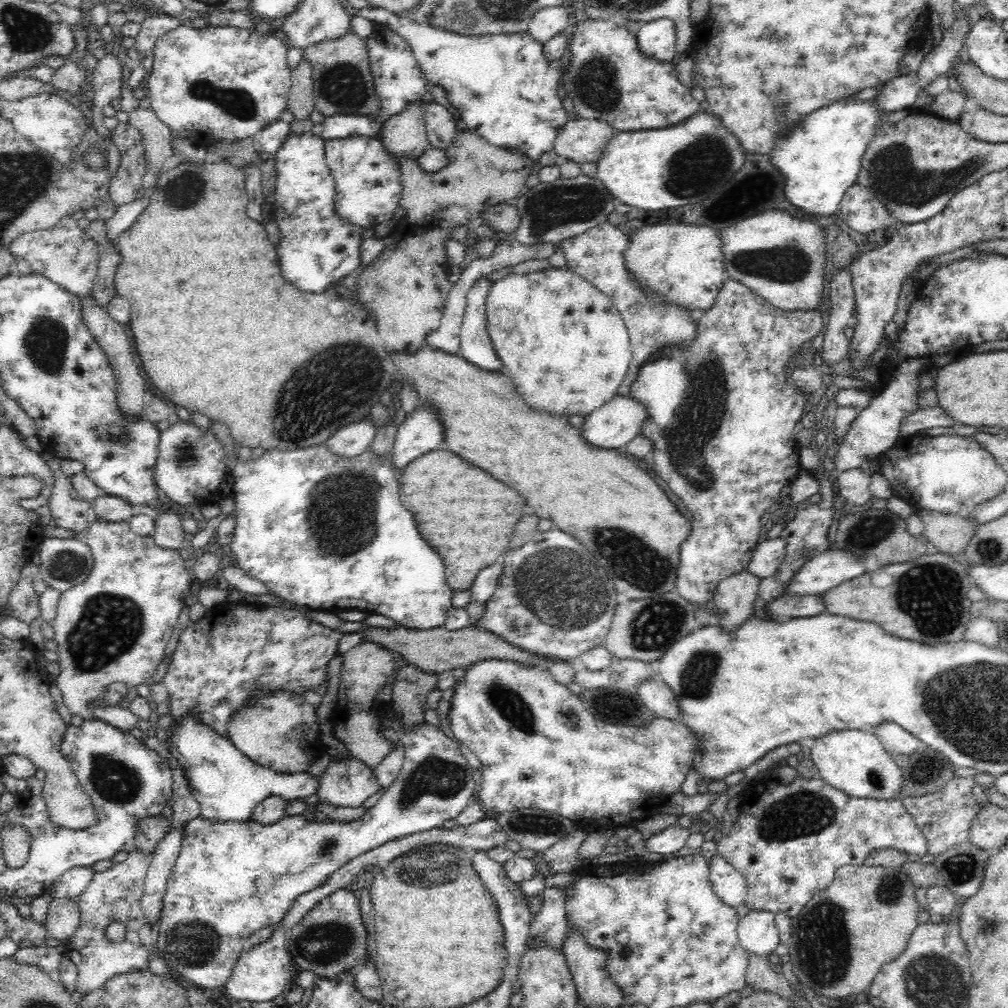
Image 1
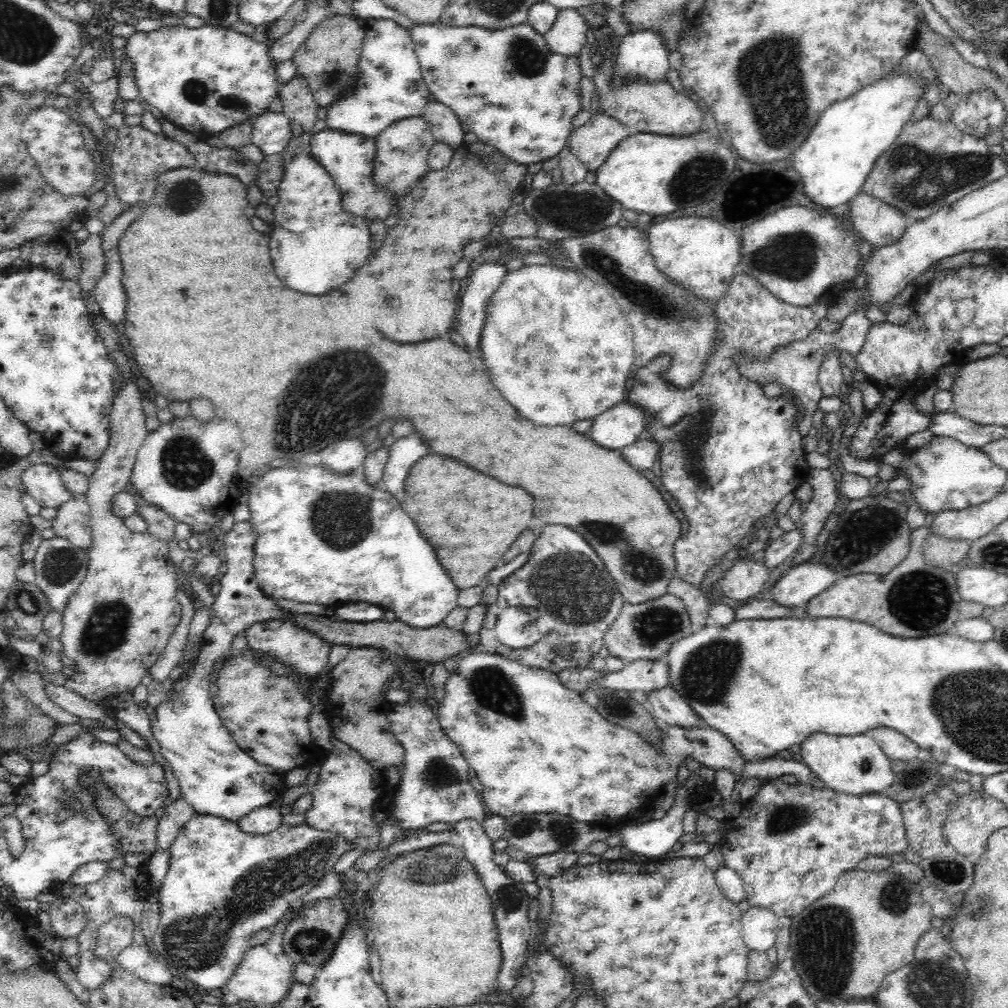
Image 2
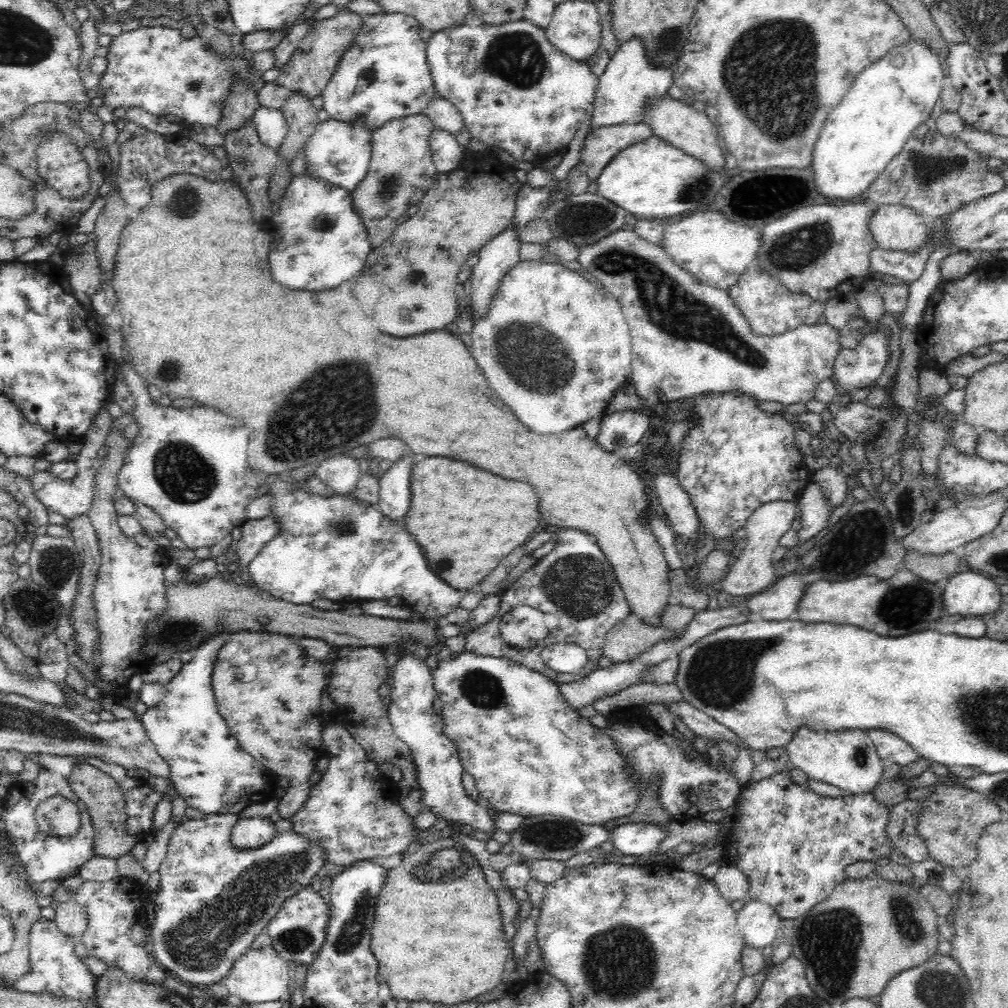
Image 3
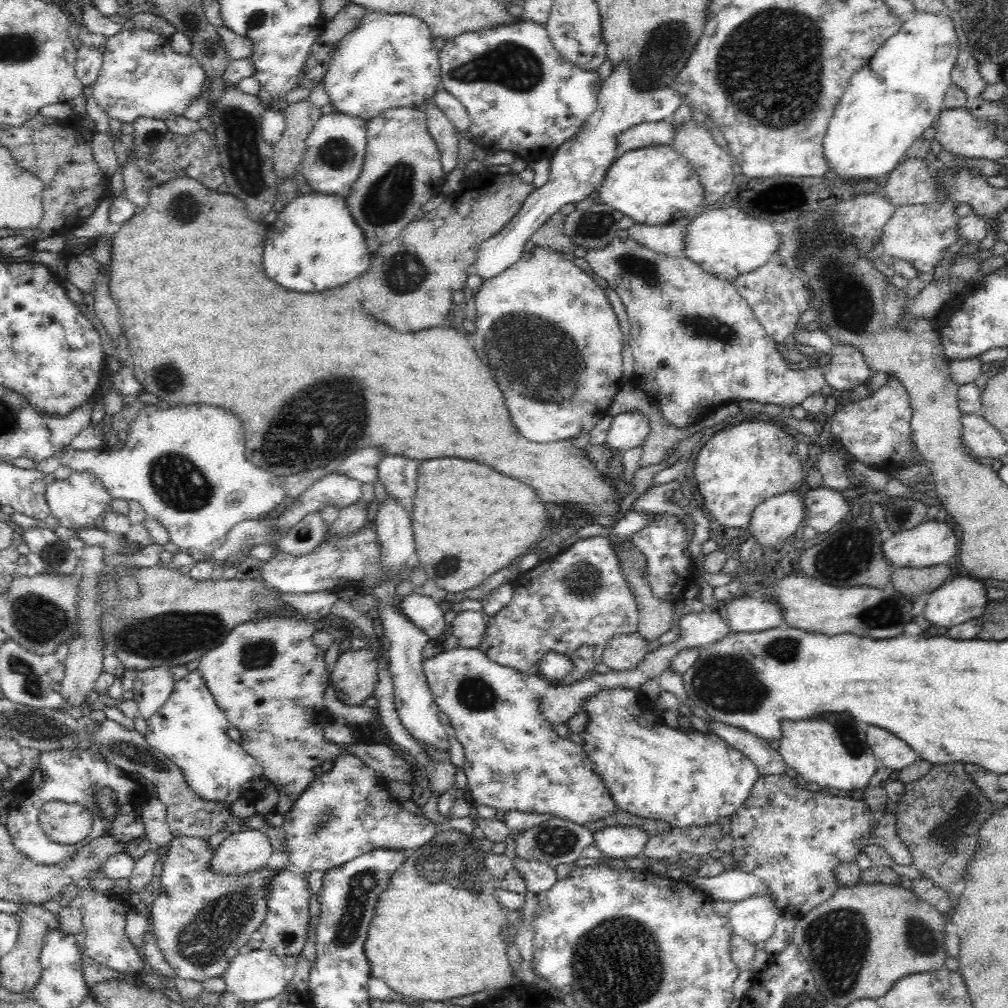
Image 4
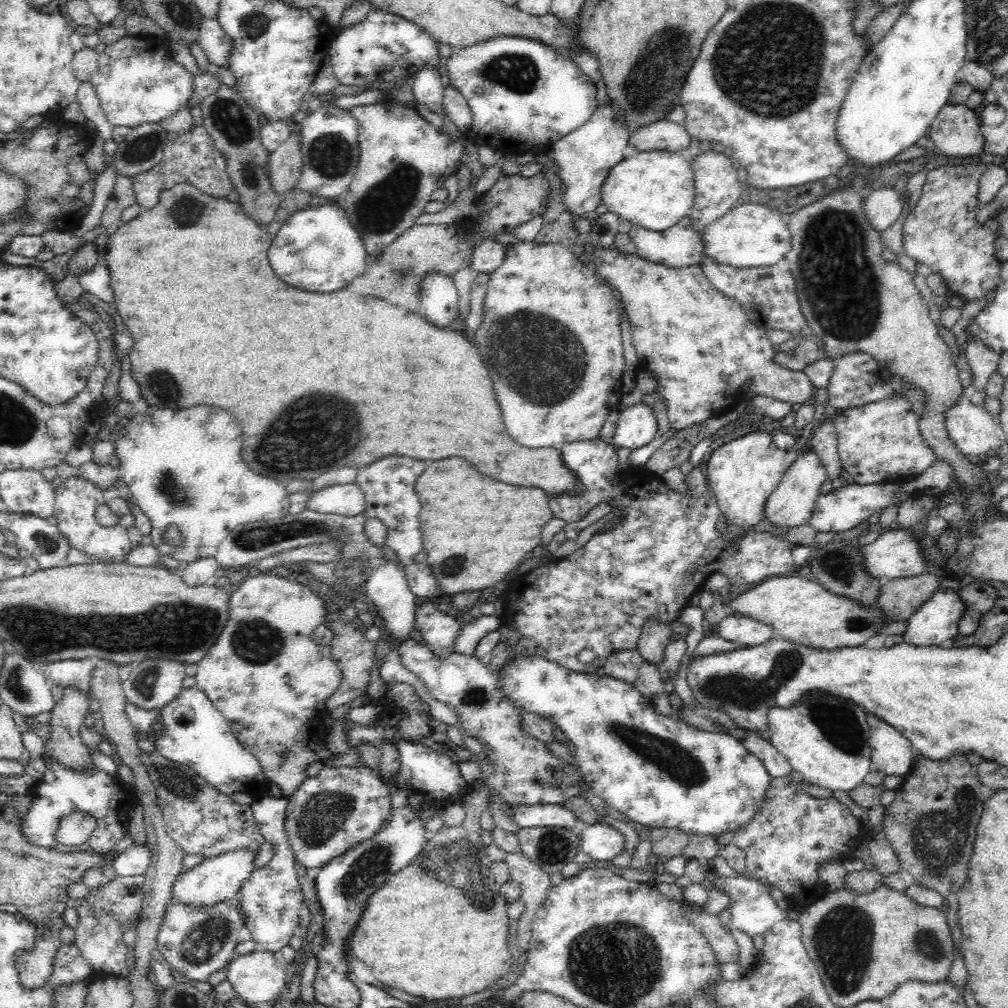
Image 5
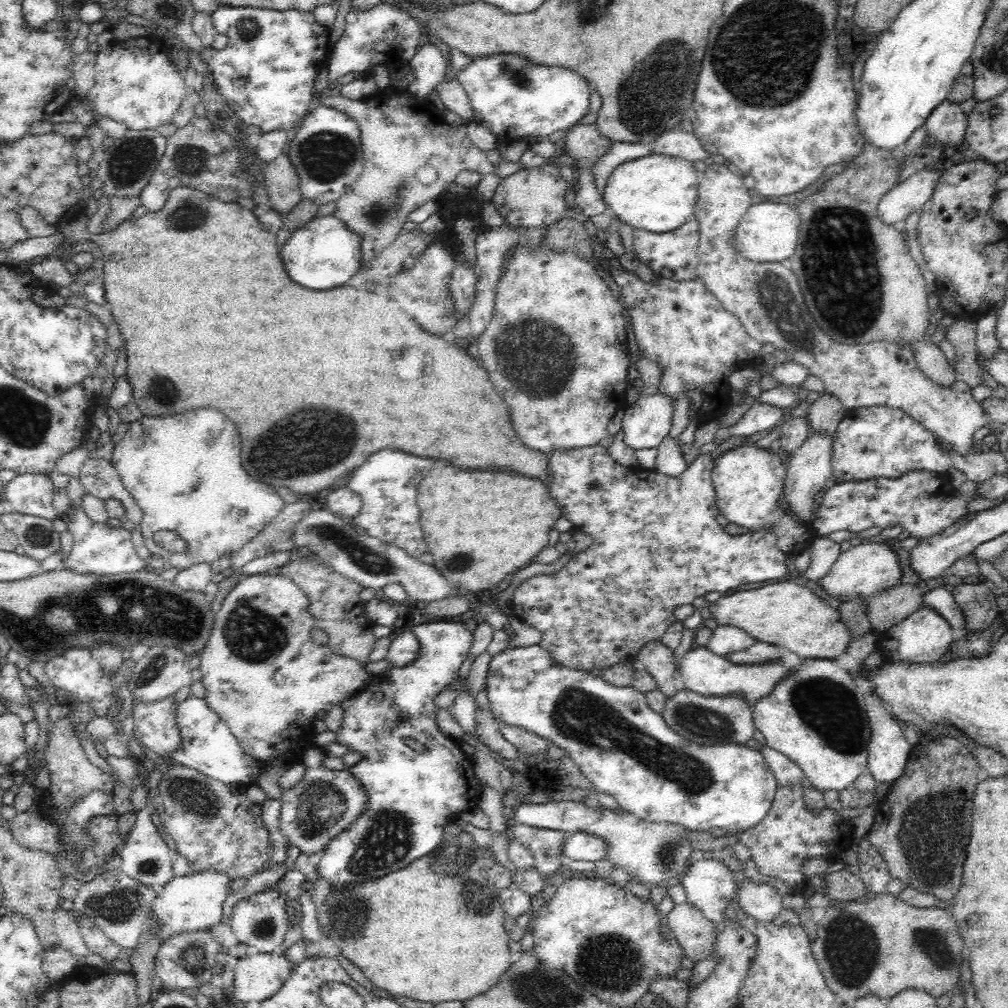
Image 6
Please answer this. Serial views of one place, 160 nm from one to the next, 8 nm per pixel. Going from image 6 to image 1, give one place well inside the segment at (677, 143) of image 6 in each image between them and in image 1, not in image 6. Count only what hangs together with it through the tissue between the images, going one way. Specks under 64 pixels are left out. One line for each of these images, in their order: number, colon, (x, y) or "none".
1: (583, 140)
2: (591, 143)
3: (601, 145)
4: (650, 134)
5: (663, 135)

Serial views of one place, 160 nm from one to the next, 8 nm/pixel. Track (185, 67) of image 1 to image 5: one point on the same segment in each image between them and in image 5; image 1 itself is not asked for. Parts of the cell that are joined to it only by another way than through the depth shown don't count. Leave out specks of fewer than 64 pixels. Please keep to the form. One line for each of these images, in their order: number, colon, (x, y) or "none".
2: (204, 80)
3: (154, 68)
4: (141, 76)
5: (137, 82)

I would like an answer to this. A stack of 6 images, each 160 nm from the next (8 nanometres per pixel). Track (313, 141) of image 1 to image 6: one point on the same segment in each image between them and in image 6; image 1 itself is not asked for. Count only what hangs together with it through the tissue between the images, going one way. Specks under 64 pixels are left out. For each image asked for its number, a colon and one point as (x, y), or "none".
2: (316, 245)
3: (320, 242)
4: (316, 245)
5: (317, 249)
6: (322, 254)

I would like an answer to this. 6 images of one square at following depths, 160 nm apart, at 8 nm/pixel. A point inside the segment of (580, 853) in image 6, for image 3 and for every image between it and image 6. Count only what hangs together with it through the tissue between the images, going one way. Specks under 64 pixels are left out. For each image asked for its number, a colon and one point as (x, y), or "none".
3: (631, 839)
4: (618, 841)
5: (601, 842)

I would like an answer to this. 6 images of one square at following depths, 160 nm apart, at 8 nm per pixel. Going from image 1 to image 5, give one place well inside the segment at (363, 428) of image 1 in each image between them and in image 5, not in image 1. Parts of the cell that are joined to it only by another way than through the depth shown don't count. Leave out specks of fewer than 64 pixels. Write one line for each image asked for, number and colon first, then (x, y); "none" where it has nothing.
2: (346, 457)
3: (342, 474)
4: (333, 491)
5: (348, 500)

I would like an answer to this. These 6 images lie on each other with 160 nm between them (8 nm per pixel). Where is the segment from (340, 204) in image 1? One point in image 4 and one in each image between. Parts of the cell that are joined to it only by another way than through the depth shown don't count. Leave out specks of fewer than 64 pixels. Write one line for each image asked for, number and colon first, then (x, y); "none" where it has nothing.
2: (348, 158)
3: (338, 152)
4: (332, 161)

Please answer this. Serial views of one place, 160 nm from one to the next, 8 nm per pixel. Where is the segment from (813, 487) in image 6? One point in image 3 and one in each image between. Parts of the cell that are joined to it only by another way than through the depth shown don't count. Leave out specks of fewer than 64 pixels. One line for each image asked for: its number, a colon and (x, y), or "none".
3: (753, 572)
4: (775, 519)
5: (792, 504)

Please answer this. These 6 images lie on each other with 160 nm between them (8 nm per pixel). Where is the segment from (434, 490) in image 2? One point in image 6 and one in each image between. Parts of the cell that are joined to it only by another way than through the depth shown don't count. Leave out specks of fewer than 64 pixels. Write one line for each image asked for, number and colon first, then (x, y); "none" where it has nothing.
3: (466, 520)
4: (468, 521)
5: (476, 530)
6: (492, 523)

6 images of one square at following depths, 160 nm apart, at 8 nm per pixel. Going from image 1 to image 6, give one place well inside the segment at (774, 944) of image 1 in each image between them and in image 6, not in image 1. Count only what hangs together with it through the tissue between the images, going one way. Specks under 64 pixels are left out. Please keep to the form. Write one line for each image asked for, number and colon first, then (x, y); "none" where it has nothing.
2: (760, 927)
3: (757, 922)
4: (754, 918)
5: (754, 911)
6: (763, 902)

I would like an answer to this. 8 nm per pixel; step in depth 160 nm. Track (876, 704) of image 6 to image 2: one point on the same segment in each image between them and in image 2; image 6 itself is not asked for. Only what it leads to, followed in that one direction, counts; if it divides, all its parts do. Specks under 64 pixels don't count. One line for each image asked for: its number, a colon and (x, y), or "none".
2: (896, 746)
3: (892, 748)
4: (891, 752)
5: (892, 753)

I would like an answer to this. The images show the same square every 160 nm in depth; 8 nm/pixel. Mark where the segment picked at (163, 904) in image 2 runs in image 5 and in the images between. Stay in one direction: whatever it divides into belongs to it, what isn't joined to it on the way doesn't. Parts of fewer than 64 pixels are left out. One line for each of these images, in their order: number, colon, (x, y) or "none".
3: (212, 901)
4: (201, 920)
5: (195, 941)

